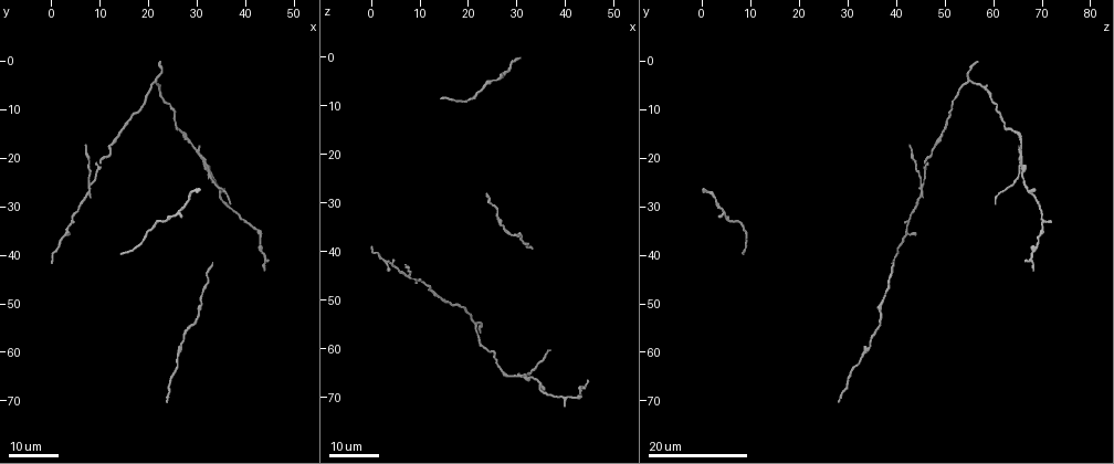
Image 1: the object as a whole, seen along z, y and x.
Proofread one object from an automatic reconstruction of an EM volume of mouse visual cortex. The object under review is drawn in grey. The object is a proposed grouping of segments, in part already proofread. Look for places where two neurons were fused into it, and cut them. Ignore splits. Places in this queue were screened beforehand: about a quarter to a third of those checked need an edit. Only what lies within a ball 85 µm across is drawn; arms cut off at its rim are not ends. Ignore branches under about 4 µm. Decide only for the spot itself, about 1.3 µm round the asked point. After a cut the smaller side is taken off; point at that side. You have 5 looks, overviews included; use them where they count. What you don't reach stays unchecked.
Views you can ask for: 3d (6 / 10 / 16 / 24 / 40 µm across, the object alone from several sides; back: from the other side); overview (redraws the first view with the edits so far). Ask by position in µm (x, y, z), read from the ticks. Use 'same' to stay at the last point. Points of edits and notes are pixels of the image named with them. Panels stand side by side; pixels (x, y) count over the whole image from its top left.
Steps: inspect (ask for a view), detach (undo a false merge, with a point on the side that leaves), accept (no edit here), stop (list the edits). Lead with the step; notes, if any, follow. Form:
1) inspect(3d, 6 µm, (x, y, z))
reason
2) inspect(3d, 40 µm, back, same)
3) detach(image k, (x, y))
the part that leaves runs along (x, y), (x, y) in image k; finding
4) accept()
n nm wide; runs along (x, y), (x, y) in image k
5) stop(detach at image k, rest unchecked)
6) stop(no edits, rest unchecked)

inspect(3d, 24 µm, (7.5, 25.5, 45.0))
three-way junction

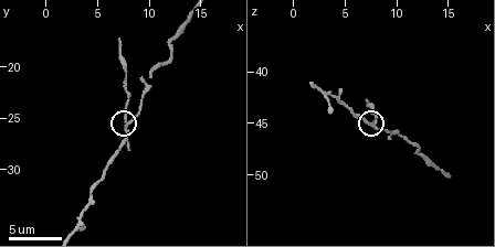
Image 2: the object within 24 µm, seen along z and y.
inspect(3d, 10 µm, same)

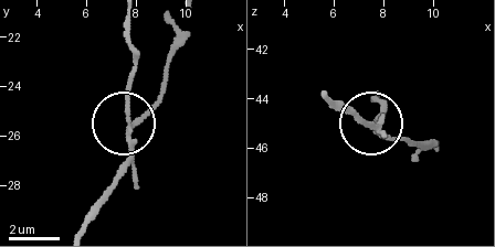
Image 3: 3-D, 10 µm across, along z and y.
detach(image 3, (126, 108))
140 nm wide; the part that leaves runs along (128, 142), (134, 68), (128, 18) in image 3; a second neuron is stuck on

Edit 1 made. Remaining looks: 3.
inspect(overview)
redraw

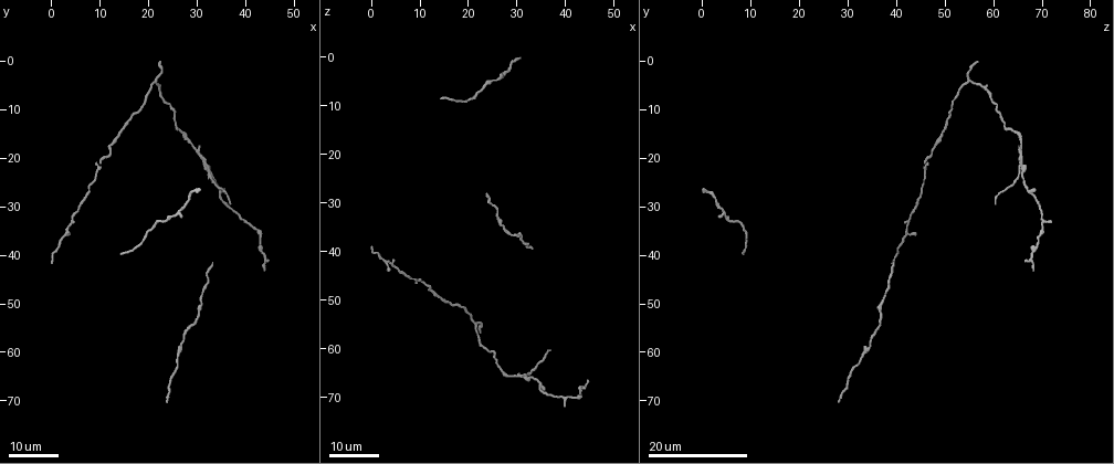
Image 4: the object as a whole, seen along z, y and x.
inspect(3d, 16 µm, (26.0, 14.0, 62.0))

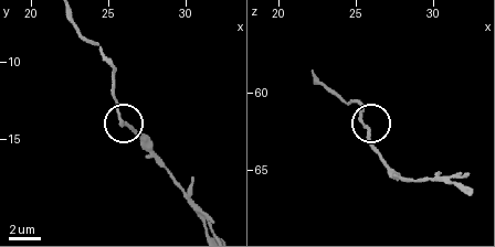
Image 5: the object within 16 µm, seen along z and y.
inspect(3d, 10 µm, (25.8, 13.6, 62.4))
zoom in

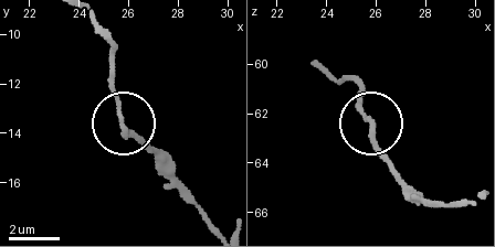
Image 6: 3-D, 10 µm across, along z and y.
accept()
200 nm wide; runs along (93, 21), (112, 53), (112, 90), (125, 129), (150, 148) in image 6; all the same neuron

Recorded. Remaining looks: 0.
stop(detach at image 3, rest unchecked)

